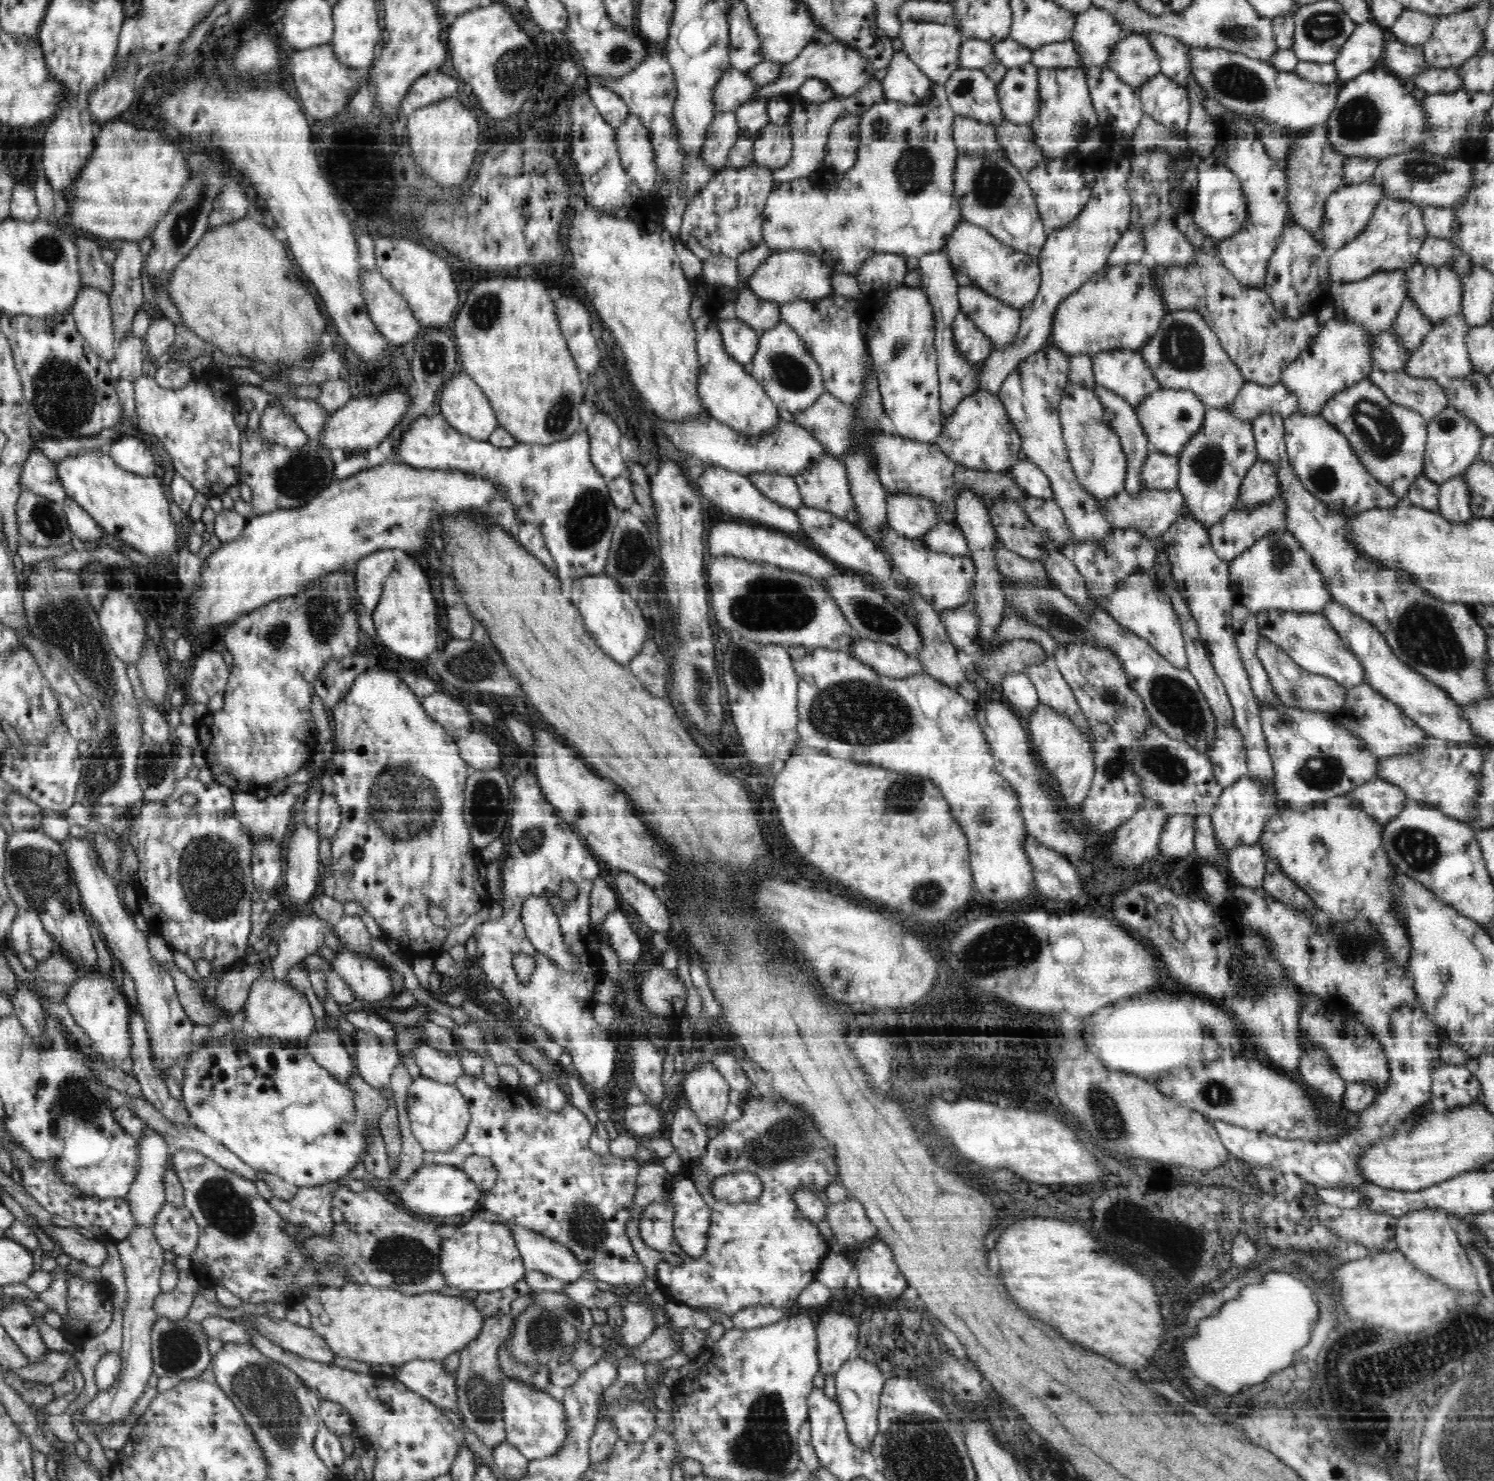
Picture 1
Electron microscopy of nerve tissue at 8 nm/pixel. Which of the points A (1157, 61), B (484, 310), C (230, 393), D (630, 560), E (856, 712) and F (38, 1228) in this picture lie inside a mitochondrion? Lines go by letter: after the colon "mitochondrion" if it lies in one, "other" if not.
A: other
B: mitochondrion
C: other
D: mitochondrion
E: mitochondrion
F: other

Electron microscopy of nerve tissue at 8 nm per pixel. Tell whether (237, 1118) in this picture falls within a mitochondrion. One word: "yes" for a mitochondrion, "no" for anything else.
no

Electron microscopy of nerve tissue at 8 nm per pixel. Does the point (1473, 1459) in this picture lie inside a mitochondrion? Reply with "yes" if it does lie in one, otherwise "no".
yes

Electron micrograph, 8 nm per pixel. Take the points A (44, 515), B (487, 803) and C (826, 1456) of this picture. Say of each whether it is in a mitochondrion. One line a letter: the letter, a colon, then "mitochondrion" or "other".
A: mitochondrion
B: mitochondrion
C: other

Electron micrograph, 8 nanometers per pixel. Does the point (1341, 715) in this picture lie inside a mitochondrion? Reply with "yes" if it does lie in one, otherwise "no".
no

